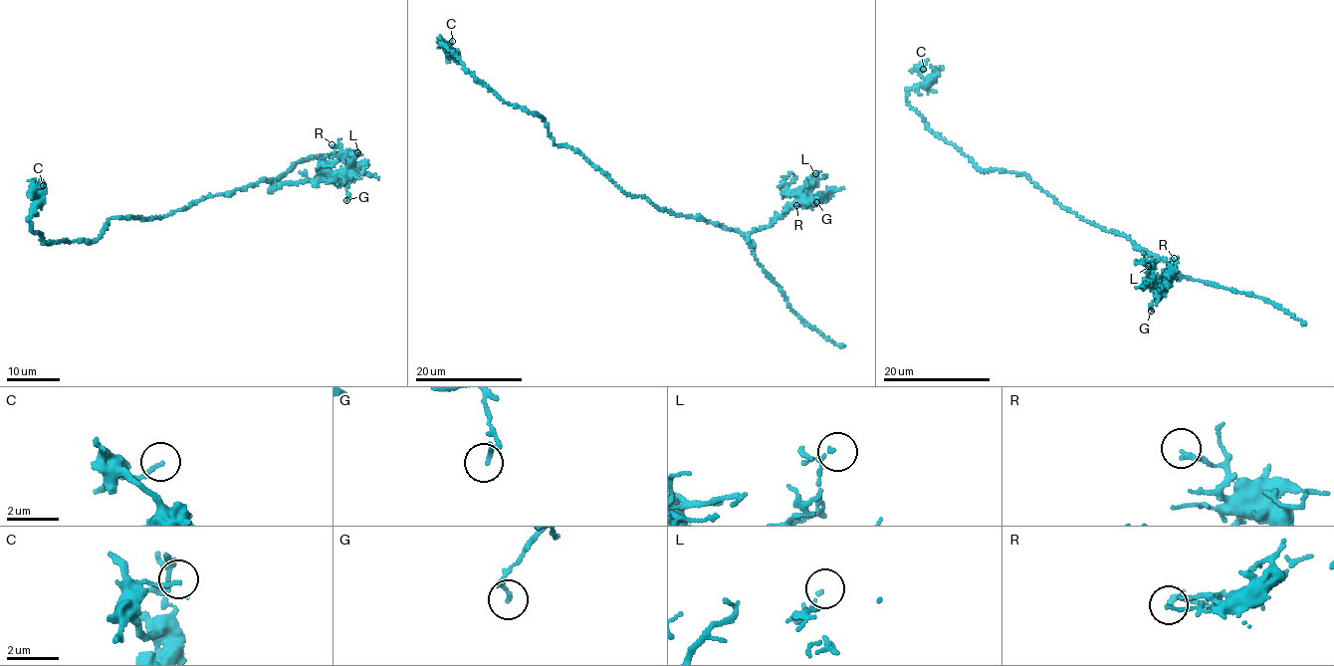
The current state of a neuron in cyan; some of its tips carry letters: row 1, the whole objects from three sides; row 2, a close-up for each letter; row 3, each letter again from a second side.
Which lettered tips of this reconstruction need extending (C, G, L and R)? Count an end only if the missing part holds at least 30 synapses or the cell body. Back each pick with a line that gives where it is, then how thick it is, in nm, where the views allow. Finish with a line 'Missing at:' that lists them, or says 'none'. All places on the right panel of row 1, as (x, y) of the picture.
Missing at: none

